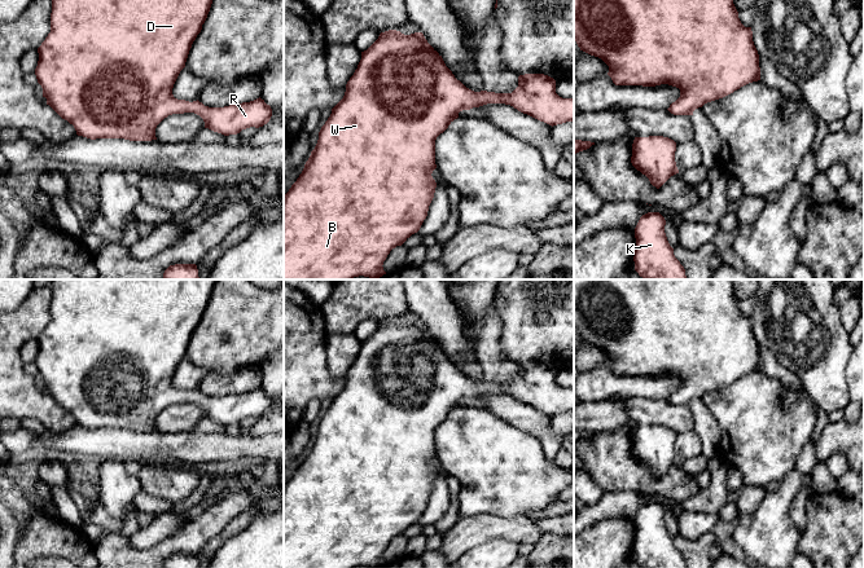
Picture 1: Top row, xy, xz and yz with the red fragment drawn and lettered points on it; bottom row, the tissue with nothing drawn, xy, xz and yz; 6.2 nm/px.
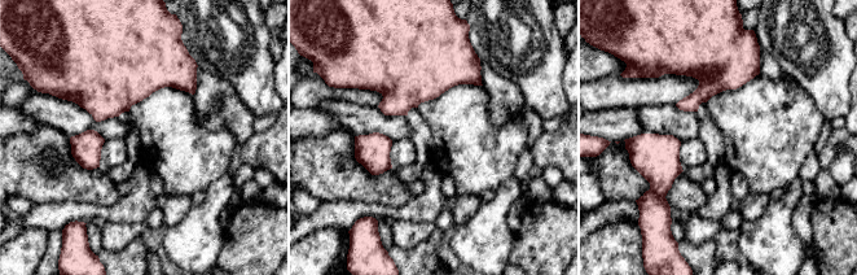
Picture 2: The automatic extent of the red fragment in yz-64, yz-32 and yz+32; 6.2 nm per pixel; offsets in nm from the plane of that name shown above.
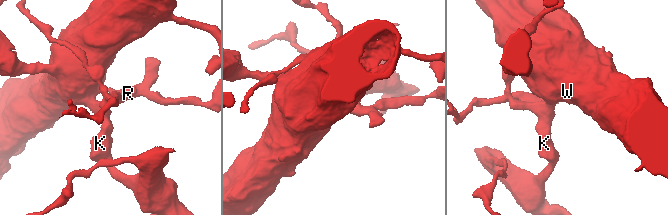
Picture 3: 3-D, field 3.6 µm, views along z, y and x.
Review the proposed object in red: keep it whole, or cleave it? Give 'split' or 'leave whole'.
leave whole

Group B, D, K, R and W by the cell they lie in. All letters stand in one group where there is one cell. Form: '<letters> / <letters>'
B D K R W

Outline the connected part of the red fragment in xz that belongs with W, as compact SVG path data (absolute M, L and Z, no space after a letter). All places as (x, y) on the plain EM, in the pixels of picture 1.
M396 320L381 322L378 329L364 342L354 365L346 374L343 388L332 399L332 404L319 422L319 430L297 471L284 485L284 568L354 568L359 565L380 568L386 562L383 551L392 538L402 536L412 524L417 523L427 506L434 488L437 472L431 463L435 454L435 430L448 415L459 408L462 400L470 400L487 393L510 395L549 415L574 411L574 388L562 388L556 383L556 370L544 364L525 364L518 366L518 377L512 383L474 382L455 367L446 356L442 345L427 333L422 322L404 325Z

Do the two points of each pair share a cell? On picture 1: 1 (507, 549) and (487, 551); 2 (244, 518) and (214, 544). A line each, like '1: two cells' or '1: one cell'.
1: one cell
2: one cell

